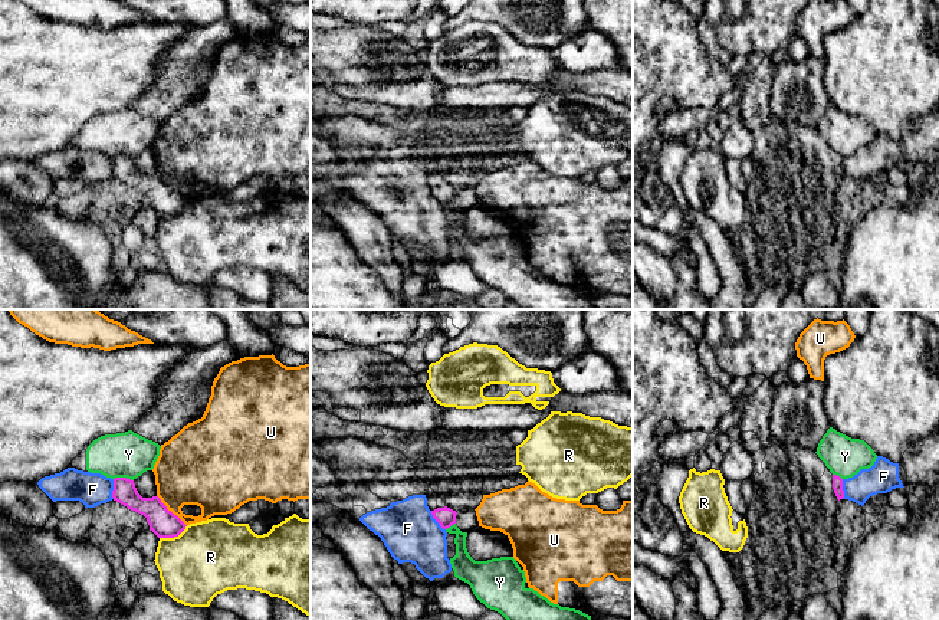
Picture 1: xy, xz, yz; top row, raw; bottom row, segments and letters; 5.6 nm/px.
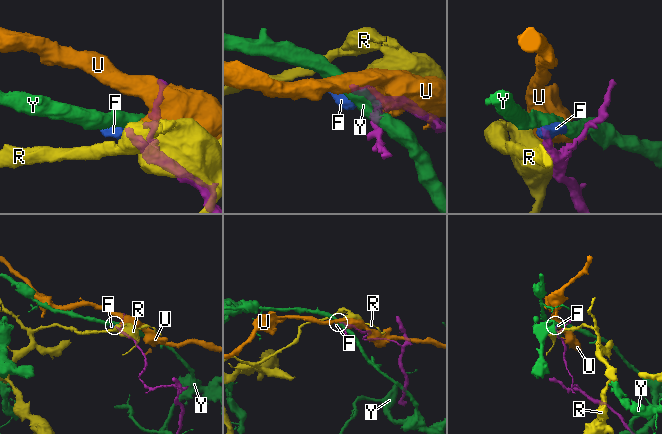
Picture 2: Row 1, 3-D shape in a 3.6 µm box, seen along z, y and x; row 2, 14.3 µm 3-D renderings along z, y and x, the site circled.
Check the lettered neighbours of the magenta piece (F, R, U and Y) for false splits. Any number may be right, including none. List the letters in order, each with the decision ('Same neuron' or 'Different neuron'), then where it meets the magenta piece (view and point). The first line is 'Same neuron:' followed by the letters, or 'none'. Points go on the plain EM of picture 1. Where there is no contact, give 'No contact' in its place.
Same neuron: none
F: Different neuron. Touches magenta at xz (436, 197)
R: Different neuron. Touches magenta at xy (173, 215)
U: Different neuron. Touches magenta at xy (170, 189)
Y: Different neuron. Touches magenta at xy (124, 156)

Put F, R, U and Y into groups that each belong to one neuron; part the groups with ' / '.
F / R / U / Y

